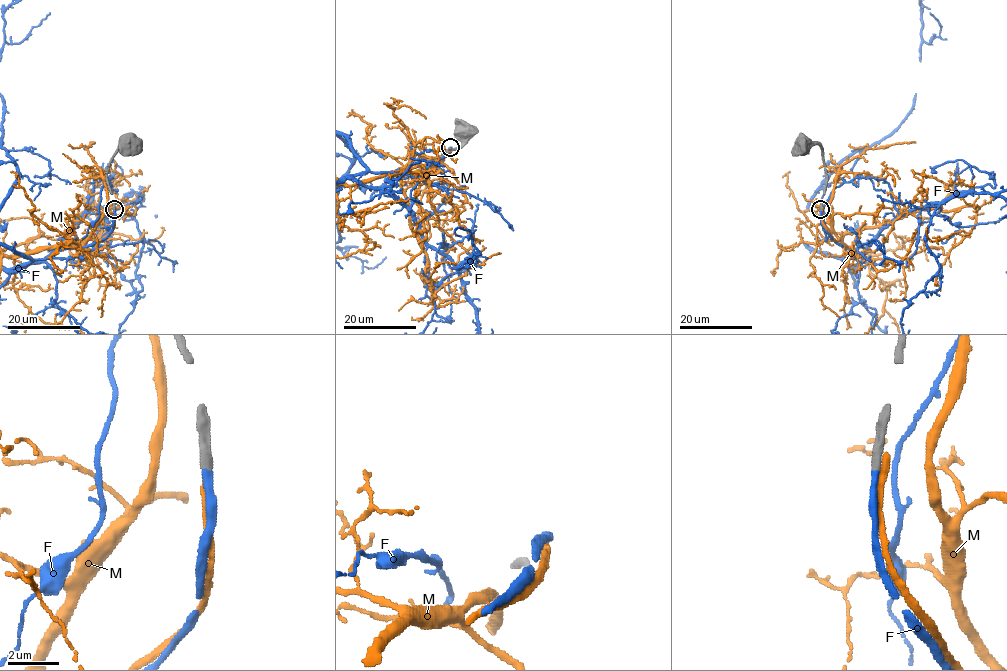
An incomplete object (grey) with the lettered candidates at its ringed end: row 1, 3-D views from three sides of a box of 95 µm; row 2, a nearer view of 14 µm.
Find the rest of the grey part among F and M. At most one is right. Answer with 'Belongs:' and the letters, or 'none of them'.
Belongs: F

